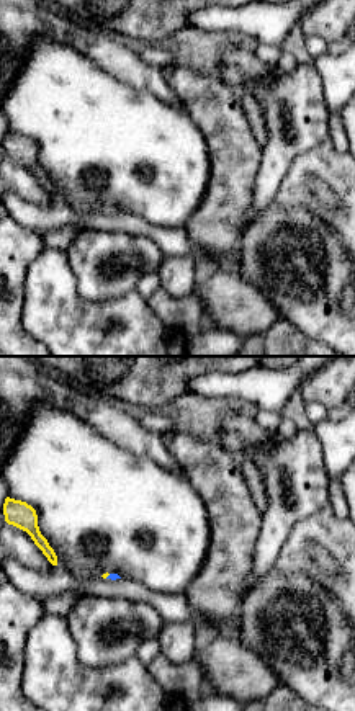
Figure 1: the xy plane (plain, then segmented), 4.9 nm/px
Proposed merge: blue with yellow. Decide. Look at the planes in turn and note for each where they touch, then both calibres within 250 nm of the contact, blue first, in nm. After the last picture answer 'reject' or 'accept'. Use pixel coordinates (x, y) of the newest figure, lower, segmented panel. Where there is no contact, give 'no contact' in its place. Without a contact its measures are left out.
meets blue at (108, 576); 30 nm thick on the blue side, 20 nm on the other

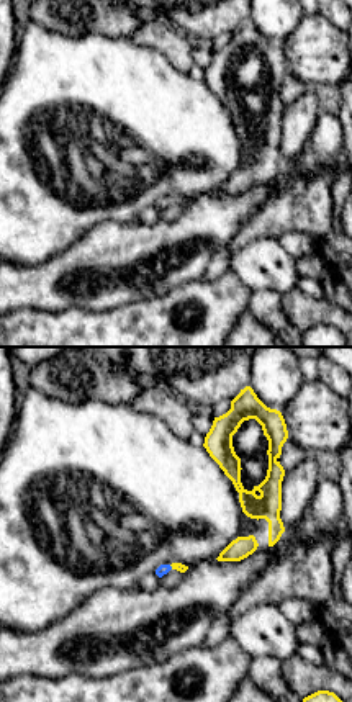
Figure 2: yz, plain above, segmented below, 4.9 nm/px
meets blue at (171, 566); 50 nm thick on the blue side, 50 nm on the other

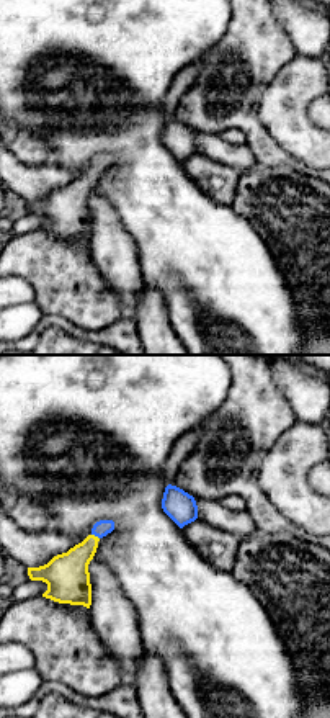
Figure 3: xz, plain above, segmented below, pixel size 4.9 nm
meets blue at (95, 535); 80 nm thick on the blue side, 220 nm on the other

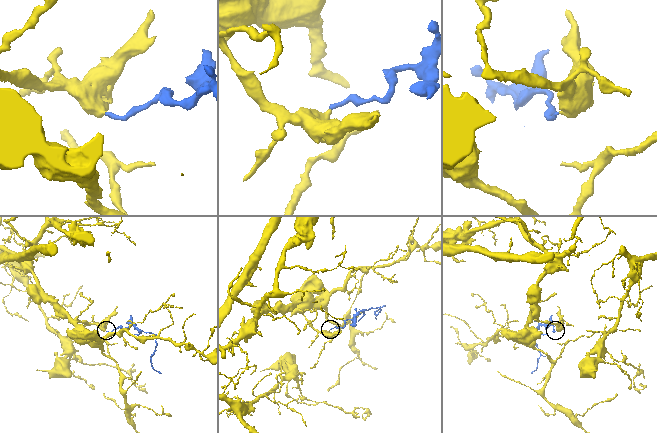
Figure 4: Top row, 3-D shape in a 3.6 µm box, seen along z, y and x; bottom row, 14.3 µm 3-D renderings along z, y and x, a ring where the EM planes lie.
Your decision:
accept

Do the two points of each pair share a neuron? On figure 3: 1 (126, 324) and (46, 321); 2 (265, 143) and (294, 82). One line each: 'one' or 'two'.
1: one
2: two

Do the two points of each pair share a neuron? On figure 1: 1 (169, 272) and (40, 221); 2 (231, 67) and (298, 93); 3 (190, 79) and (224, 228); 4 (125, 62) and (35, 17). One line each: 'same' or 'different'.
1: different
2: same
3: same
4: same

